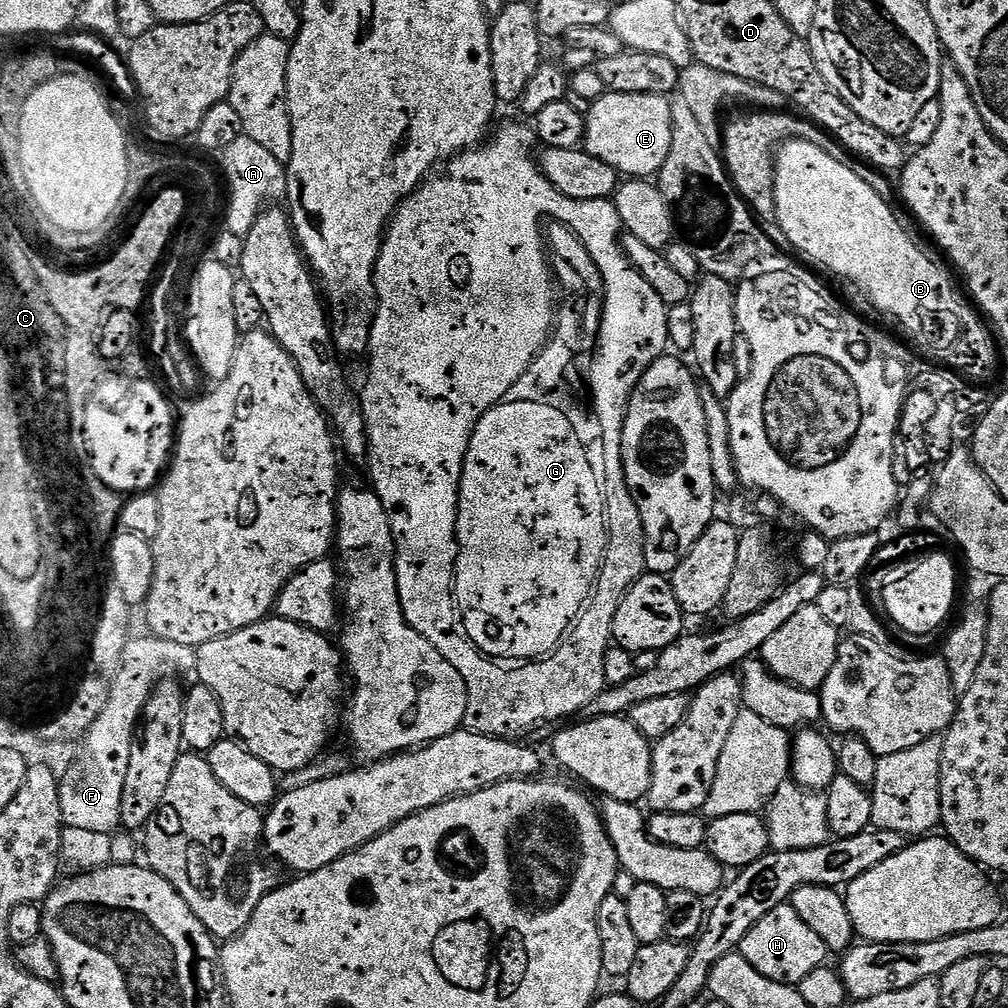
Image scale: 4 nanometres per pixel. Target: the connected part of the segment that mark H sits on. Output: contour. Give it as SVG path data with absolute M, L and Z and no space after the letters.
M791 903L770 910L770 914L766 914L762 922L742 938L738 951L750 966L754 966L754 970L758 970L758 974L793 986L800 985L814 970L825 967L827 960L824 959L830 956L826 942L822 942L822 938L818 938L802 918L798 918L798 910L794 910Z

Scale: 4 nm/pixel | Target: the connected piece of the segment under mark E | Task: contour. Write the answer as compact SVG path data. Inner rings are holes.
M605 91L603 96L592 101L592 109L584 122L585 152L594 154L594 158L602 158L602 162L614 166L614 170L624 178L652 178L659 173L666 162L666 154L670 154L672 141L672 100L666 96L654 94L618 94Z

